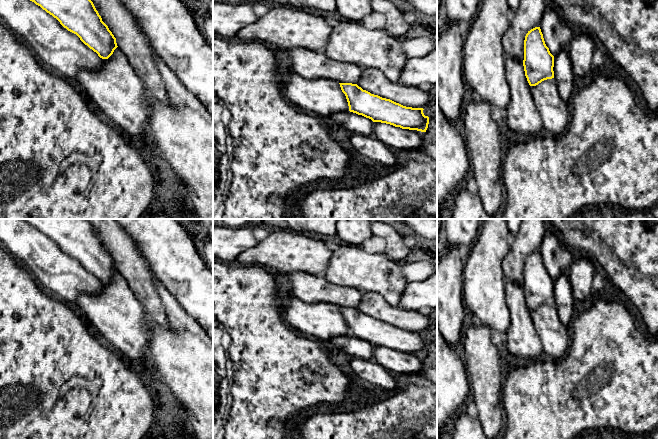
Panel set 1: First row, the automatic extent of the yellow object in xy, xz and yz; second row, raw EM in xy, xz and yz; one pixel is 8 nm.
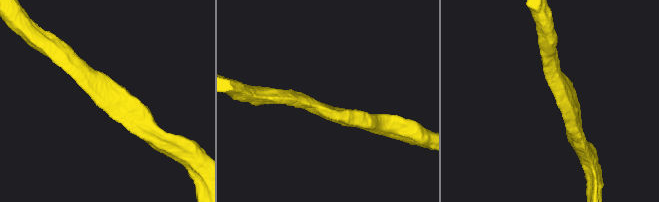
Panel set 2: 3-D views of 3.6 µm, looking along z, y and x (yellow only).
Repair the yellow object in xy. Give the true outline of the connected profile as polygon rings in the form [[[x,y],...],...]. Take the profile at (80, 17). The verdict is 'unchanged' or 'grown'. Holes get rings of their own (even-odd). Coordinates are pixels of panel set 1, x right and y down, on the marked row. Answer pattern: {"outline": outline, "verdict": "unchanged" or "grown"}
{"outline": [[[30,0],[56,18],[102,59],[118,47],[91,0]]], "verdict": "unchanged"}

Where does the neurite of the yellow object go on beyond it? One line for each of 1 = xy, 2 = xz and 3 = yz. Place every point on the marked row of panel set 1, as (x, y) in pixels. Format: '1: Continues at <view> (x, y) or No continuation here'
1: No continuation here
2: No continuation here
3: No continuation here

